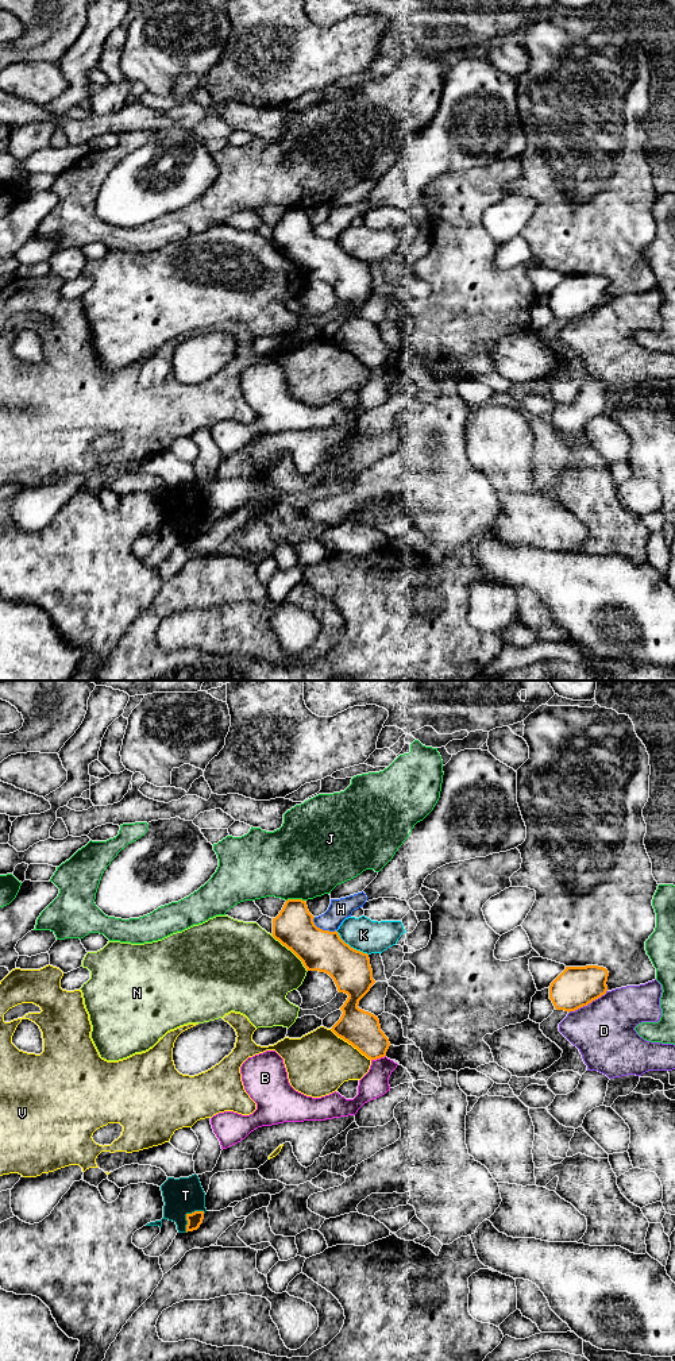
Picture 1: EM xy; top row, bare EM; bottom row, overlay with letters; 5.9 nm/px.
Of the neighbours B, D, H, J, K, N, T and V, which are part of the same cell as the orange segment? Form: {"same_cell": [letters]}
{"same_cell": []}

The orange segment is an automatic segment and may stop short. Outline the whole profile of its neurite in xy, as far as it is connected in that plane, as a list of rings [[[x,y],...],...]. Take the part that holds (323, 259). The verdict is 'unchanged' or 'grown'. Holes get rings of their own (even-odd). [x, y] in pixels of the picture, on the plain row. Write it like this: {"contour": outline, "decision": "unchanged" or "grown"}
{"contour": [[[288,208],[273,227],[273,246],[290,258],[306,279],[328,282],[339,301],[348,304],[340,328],[332,340],[370,369],[386,365],[389,347],[374,323],[358,316],[359,309],[375,292],[367,262],[346,252],[339,242],[323,239],[313,231],[306,211]]], "decision": "unchanged"}

